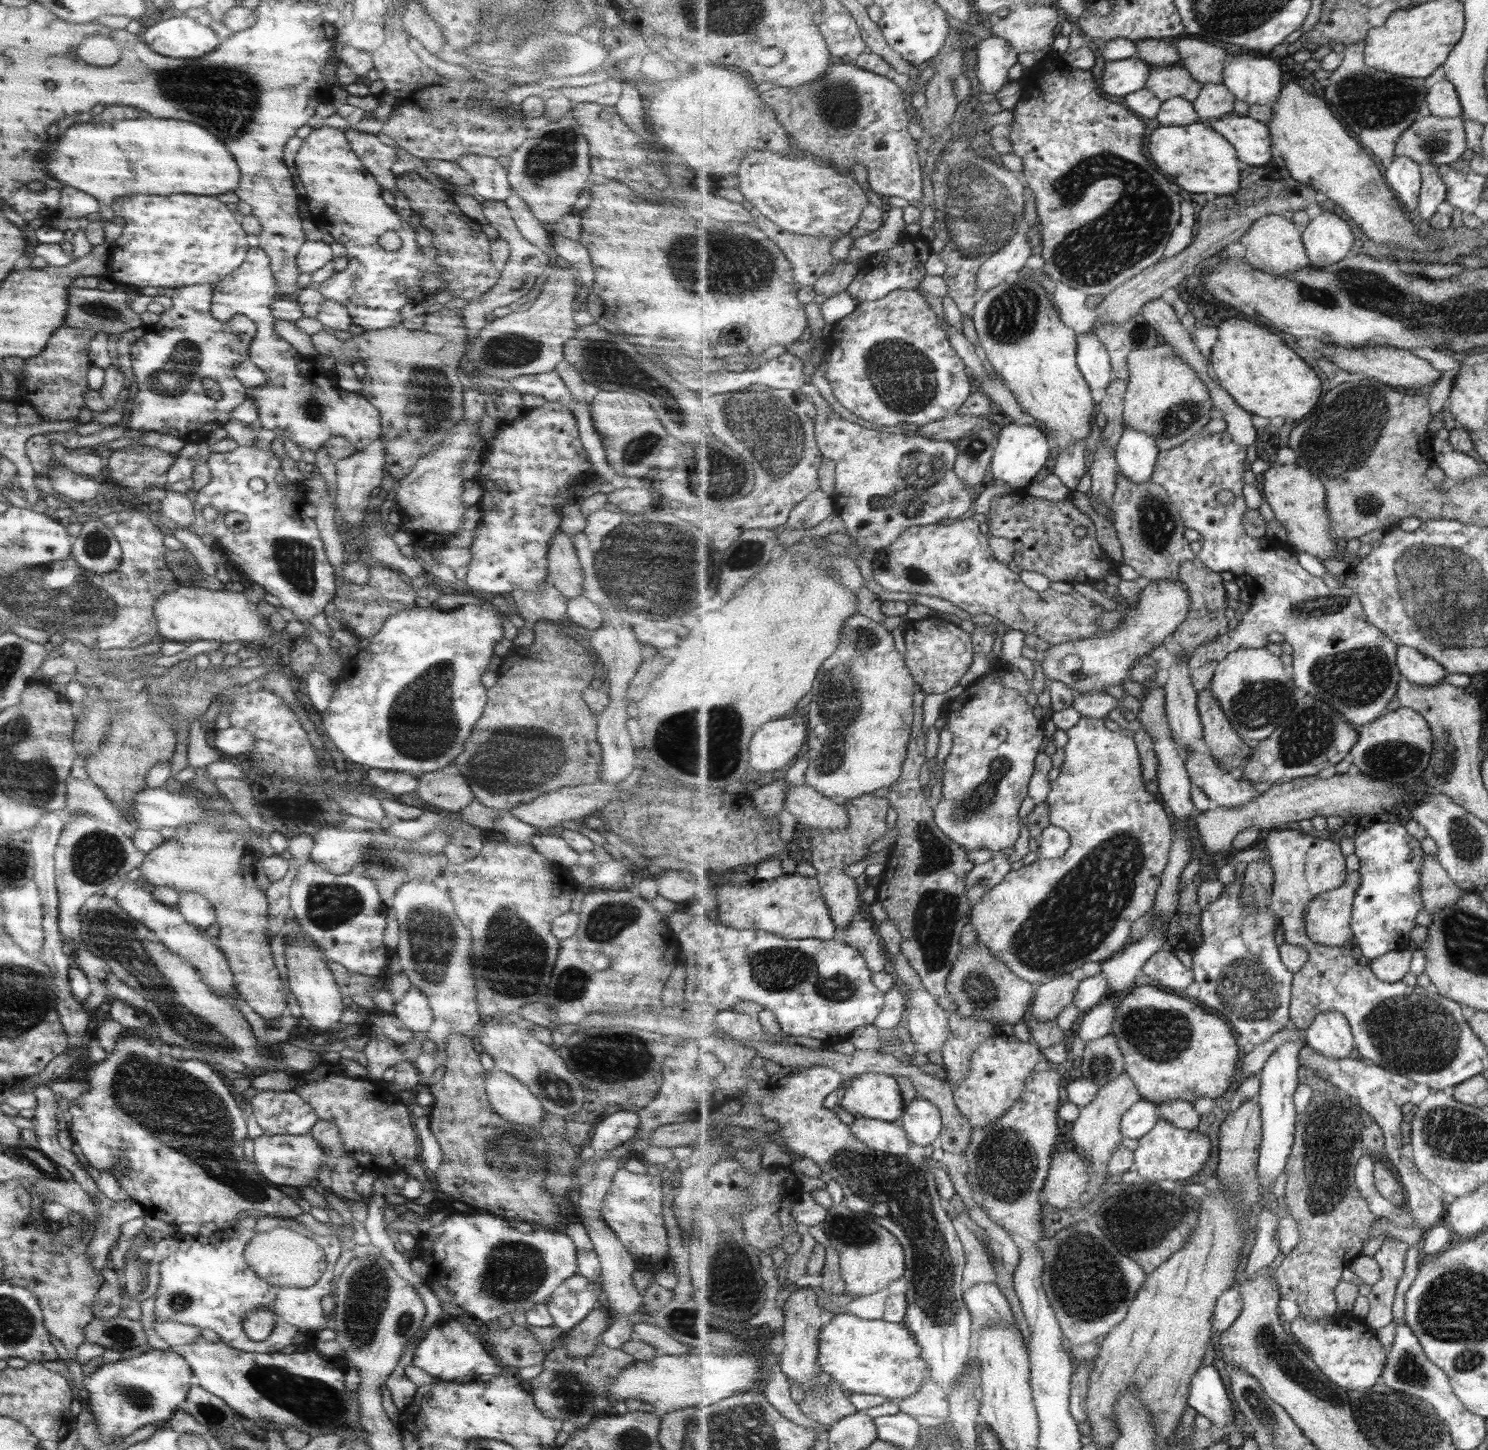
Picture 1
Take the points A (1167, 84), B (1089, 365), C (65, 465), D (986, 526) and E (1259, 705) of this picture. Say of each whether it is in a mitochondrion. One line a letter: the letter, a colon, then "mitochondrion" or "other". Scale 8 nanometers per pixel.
A: other
B: other
C: other
D: other
E: mitochondrion

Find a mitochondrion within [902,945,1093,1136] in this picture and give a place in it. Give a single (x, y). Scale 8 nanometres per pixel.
(980, 993)

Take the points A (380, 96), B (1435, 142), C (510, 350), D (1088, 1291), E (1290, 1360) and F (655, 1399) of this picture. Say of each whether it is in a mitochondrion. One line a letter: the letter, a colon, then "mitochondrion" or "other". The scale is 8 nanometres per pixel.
A: other
B: mitochondrion
C: mitochondrion
D: mitochondrion
E: mitochondrion
F: other

